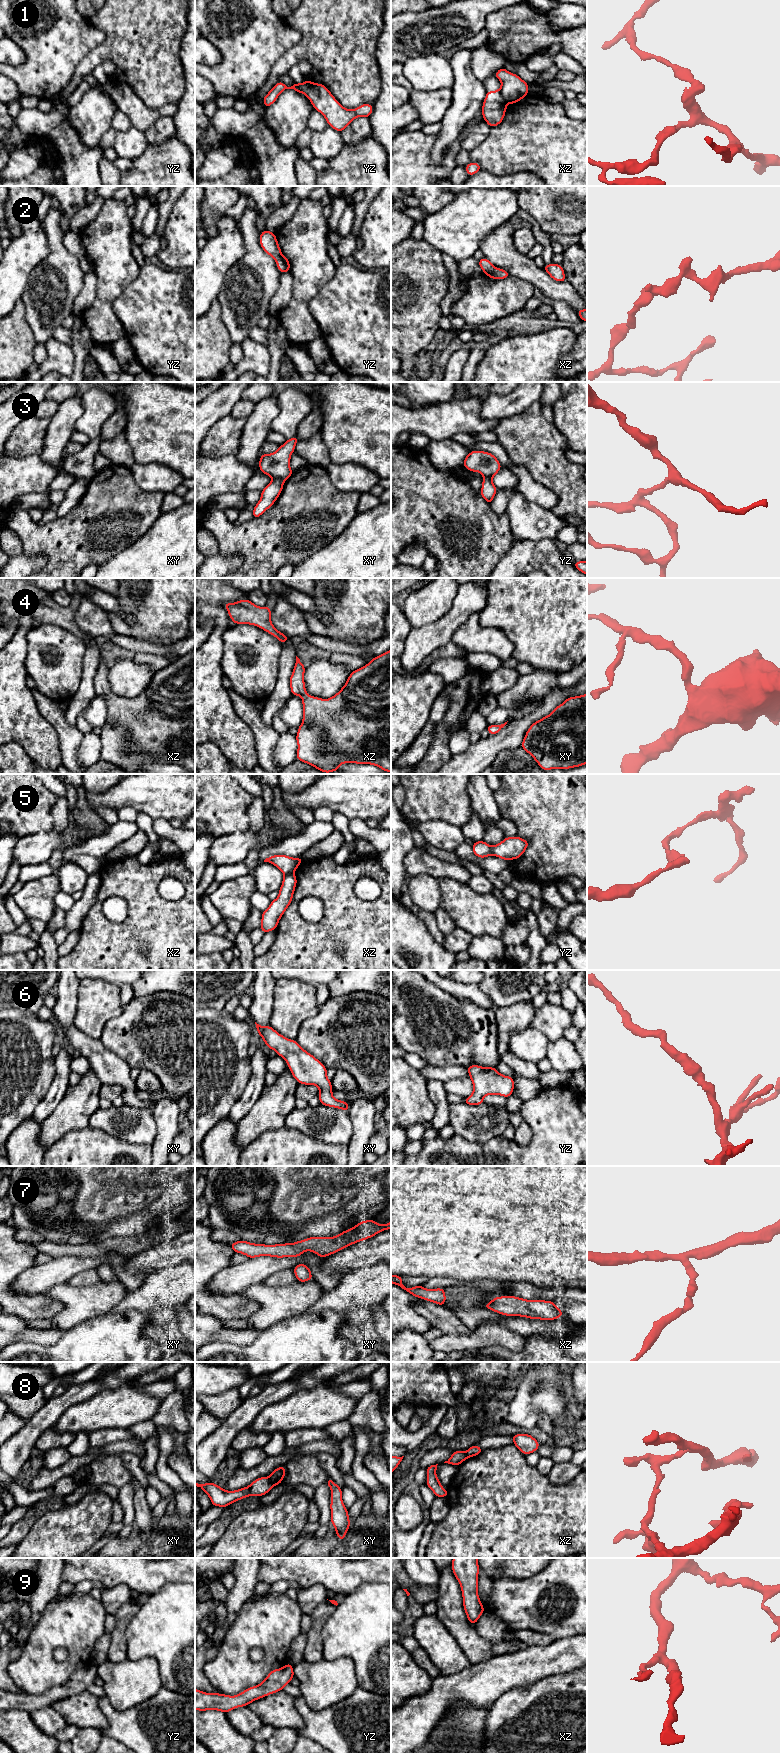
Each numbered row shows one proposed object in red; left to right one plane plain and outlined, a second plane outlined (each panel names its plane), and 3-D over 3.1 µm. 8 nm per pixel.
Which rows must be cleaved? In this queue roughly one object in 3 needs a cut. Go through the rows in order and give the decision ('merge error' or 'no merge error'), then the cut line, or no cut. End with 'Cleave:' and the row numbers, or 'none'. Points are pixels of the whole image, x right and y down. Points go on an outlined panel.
1: merge error | xz (500, 88), (500, 94), (507, 103)
2: merge error | xz (494, 267), (486, 274)
3: merge error | xy (272, 477), (278, 477), (283, 482)
4: no merge error | no cut
5: merge error | yz (490, 847), (492, 854)
6: no merge error | no cut
7: no merge error | no cut
8: merge error | xy (268, 1477), (274, 1485)
9: no merge error | no cut
Cleave: 1, 2, 3, 5, 8

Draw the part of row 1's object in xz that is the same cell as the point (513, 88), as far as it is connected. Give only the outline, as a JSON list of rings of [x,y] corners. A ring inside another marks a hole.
[[[503,67],[494,76],[501,81],[501,95],[507,103],[515,104],[528,96],[529,84],[518,75],[507,71]]]

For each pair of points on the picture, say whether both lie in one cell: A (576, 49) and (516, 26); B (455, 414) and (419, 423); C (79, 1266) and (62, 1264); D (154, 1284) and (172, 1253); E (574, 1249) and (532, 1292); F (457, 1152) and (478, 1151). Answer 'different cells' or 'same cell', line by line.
A: same cell
B: same cell
C: same cell
D: different cells
E: different cells
F: same cell

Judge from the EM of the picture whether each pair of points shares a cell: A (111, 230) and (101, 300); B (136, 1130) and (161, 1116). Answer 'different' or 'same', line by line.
A: same
B: different

